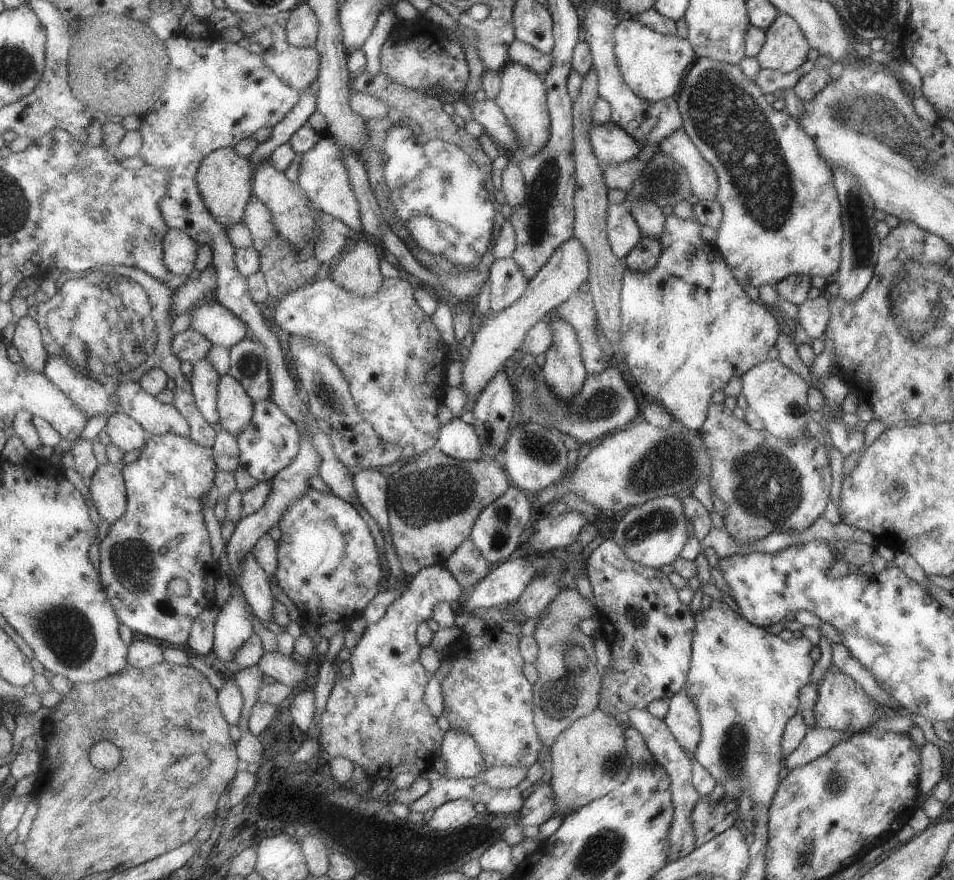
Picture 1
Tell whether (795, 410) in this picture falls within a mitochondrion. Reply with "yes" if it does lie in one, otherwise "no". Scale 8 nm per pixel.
yes

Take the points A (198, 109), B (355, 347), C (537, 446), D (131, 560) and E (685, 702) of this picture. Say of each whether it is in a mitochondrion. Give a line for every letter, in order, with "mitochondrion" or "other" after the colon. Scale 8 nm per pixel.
A: mitochondrion
B: mitochondrion
C: mitochondrion
D: mitochondrion
E: other

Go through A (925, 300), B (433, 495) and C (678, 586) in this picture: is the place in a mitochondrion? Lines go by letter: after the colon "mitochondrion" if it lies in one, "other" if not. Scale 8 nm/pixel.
A: mitochondrion
B: mitochondrion
C: other

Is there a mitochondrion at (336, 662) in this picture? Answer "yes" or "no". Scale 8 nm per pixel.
no

